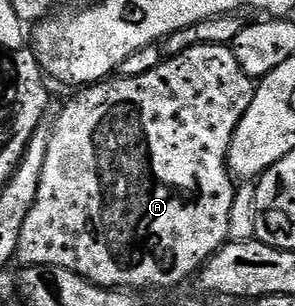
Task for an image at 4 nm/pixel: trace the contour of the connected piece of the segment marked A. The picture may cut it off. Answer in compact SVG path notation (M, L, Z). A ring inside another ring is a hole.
M190 46L176 57L166 58L159 62L156 68L135 78L114 76L101 84L91 84L79 89L75 93L78 95L59 112L58 119L50 126L48 154L44 156L44 170L40 172L40 188L36 192L36 204L32 204L28 220L24 220L24 228L20 228L17 261L22 266L68 268L68 272L76 272L92 280L92 284L113 290L170 290L189 278L191 281L208 259L226 245L229 239L229 217L232 213L236 182L226 161L232 136L244 112L248 112L248 104L252 104L255 89L255 79L249 78L244 68L240 68L230 46Z

